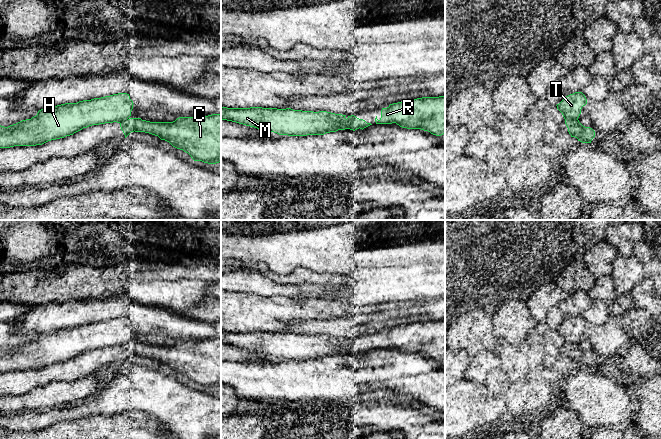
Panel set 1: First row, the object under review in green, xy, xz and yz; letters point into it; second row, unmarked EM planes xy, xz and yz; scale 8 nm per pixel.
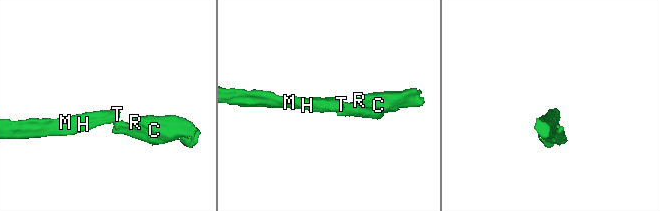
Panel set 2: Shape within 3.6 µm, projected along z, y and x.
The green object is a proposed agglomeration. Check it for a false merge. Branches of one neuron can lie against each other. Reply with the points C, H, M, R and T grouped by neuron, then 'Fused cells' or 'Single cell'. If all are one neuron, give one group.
Groups: C R / H M T. Fused cells

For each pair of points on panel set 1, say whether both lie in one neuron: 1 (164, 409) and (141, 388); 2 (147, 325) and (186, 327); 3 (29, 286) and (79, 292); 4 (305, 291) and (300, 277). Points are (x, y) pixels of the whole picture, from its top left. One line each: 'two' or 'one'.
1: one
2: one
3: one
4: two

